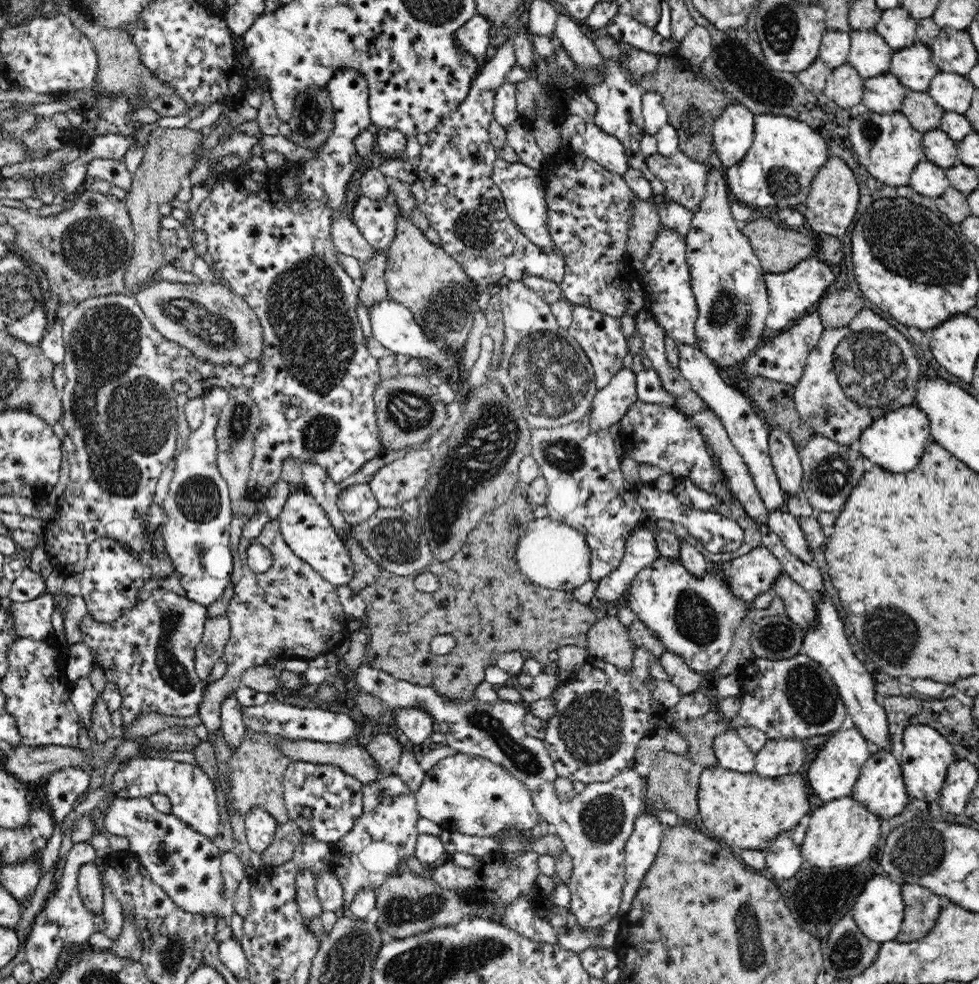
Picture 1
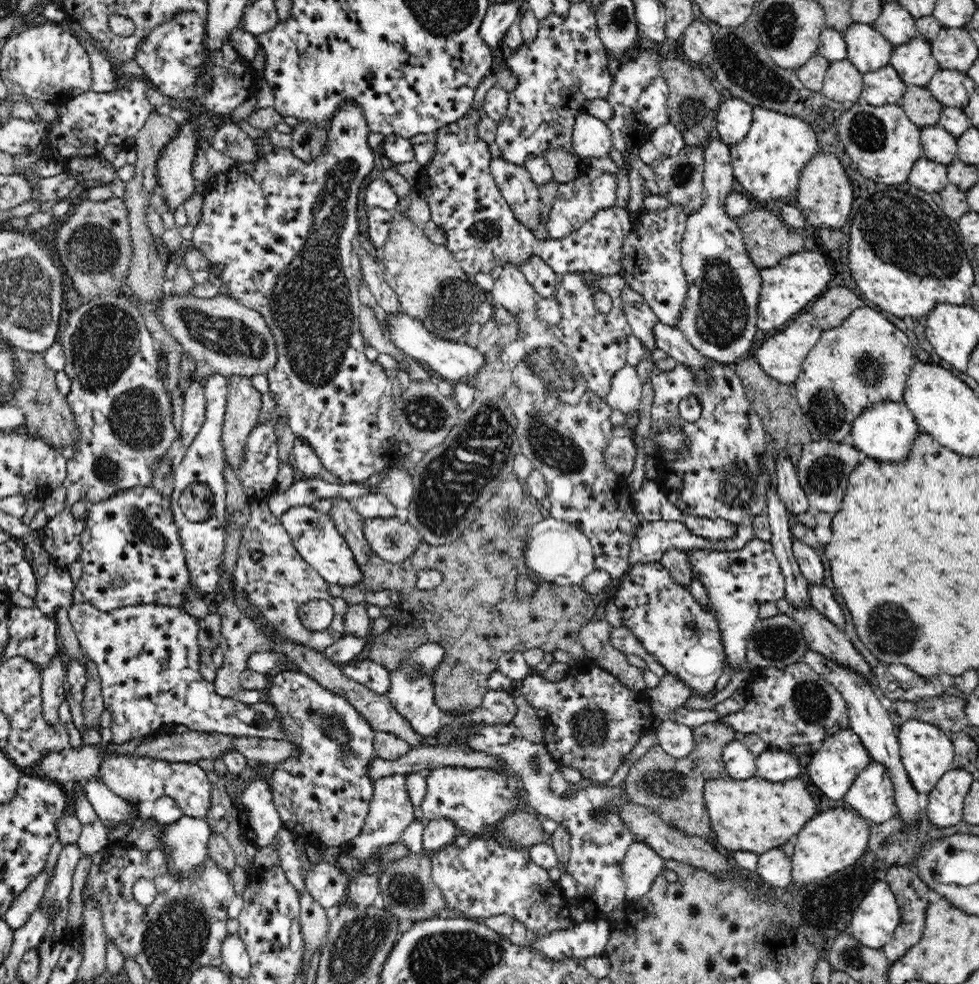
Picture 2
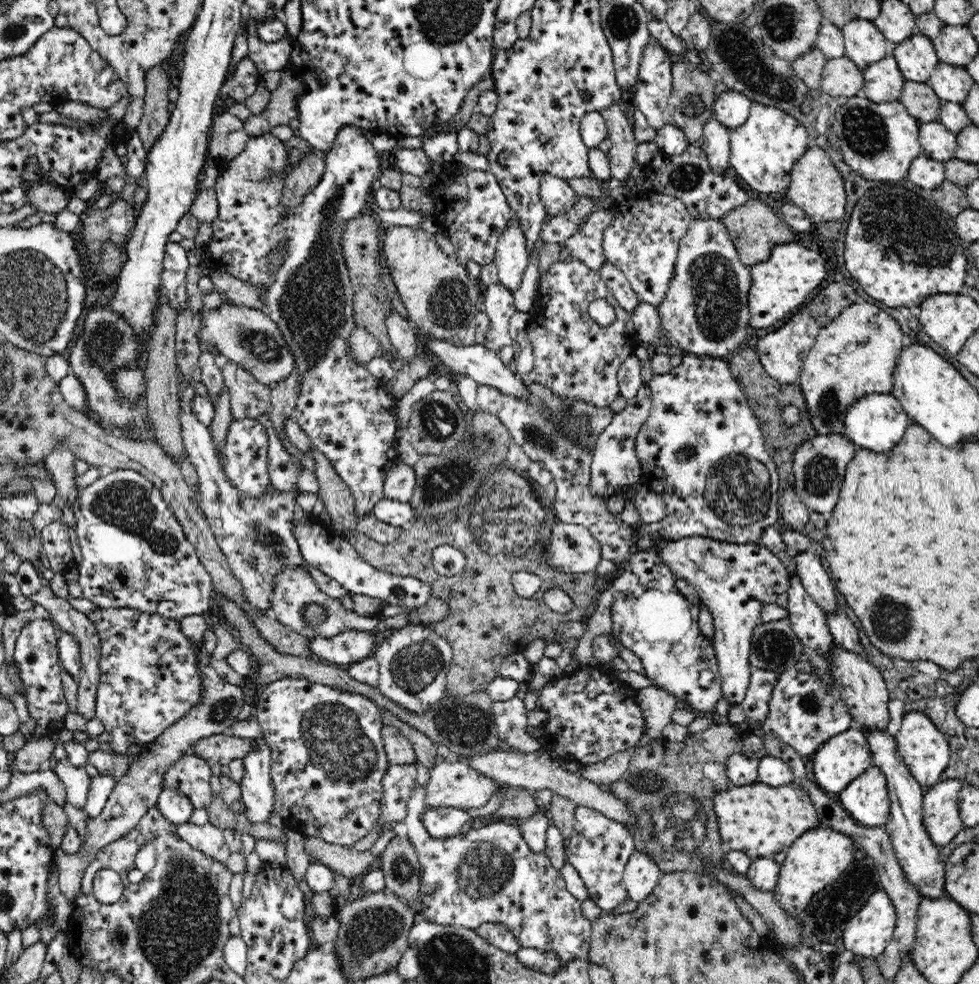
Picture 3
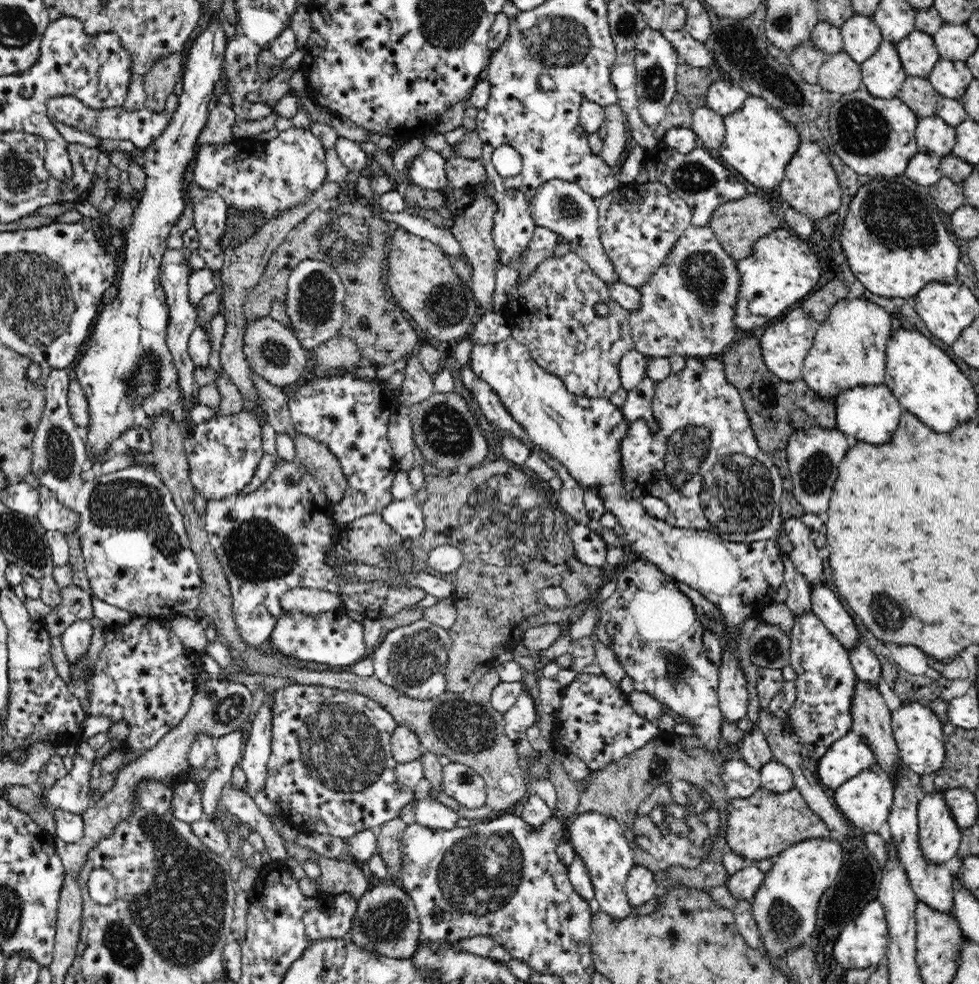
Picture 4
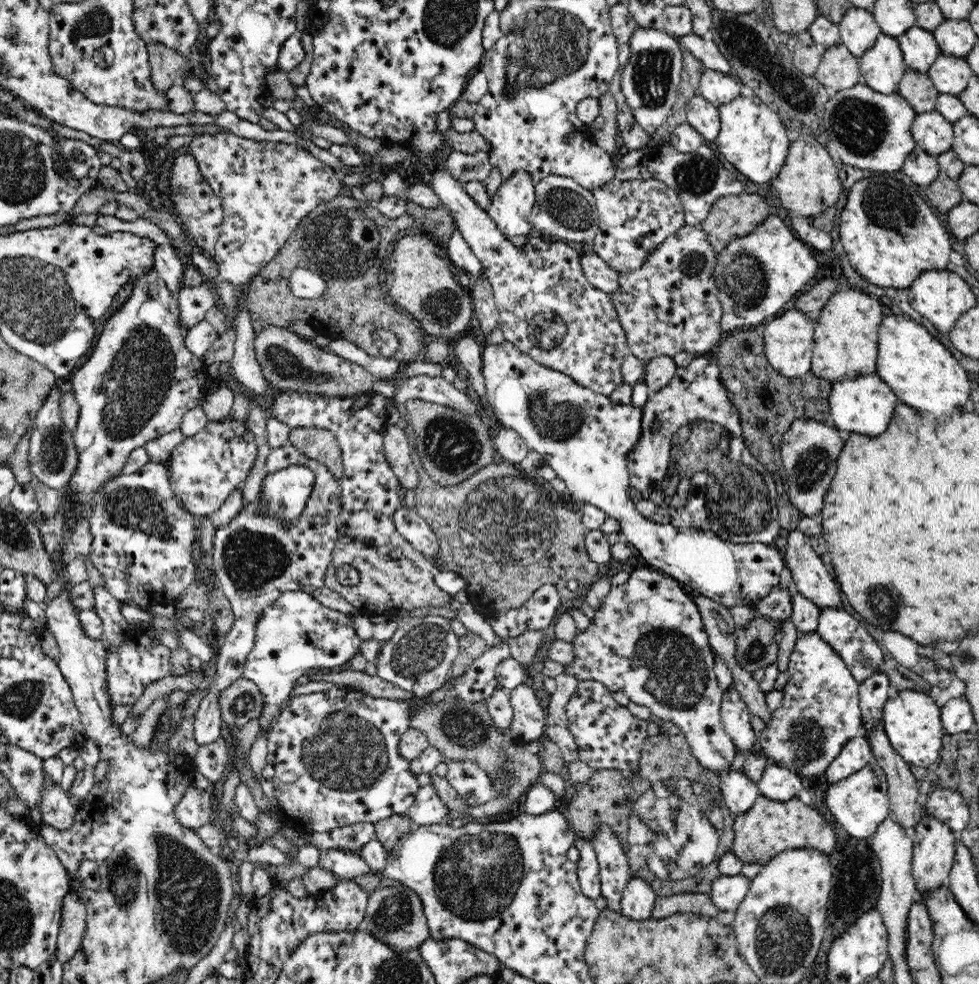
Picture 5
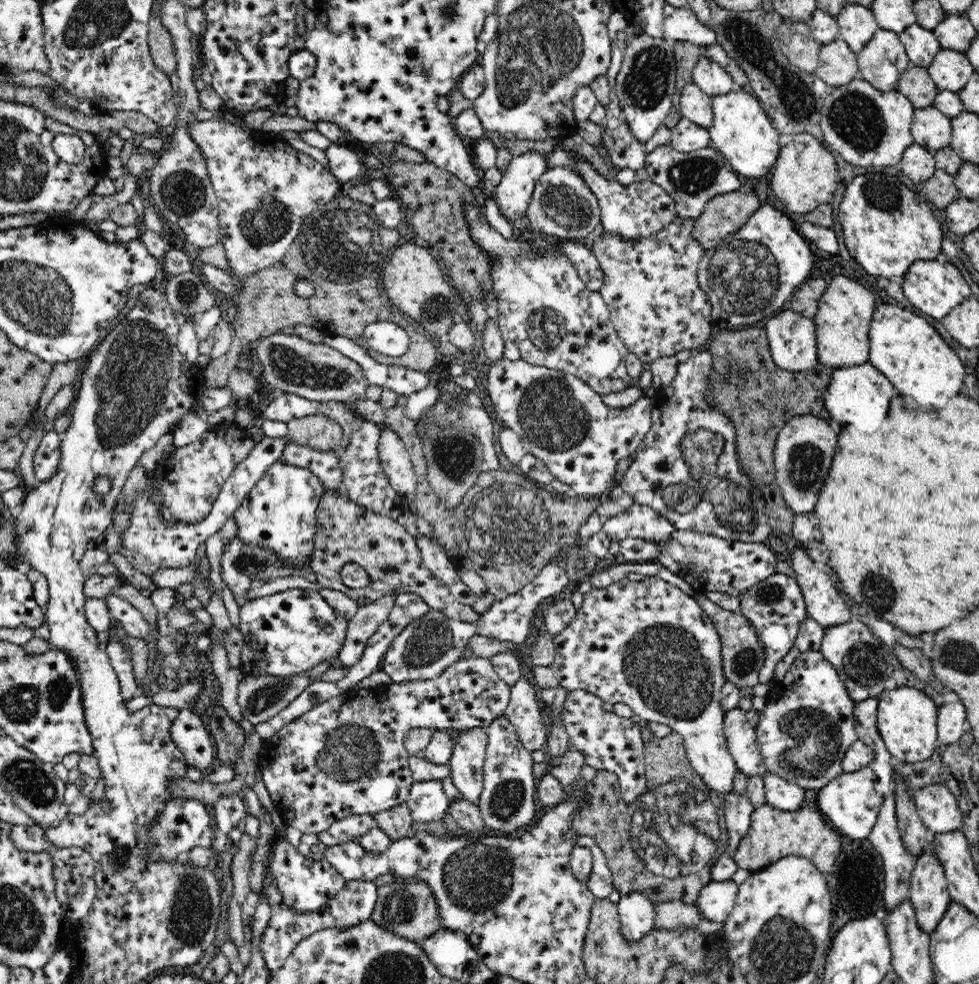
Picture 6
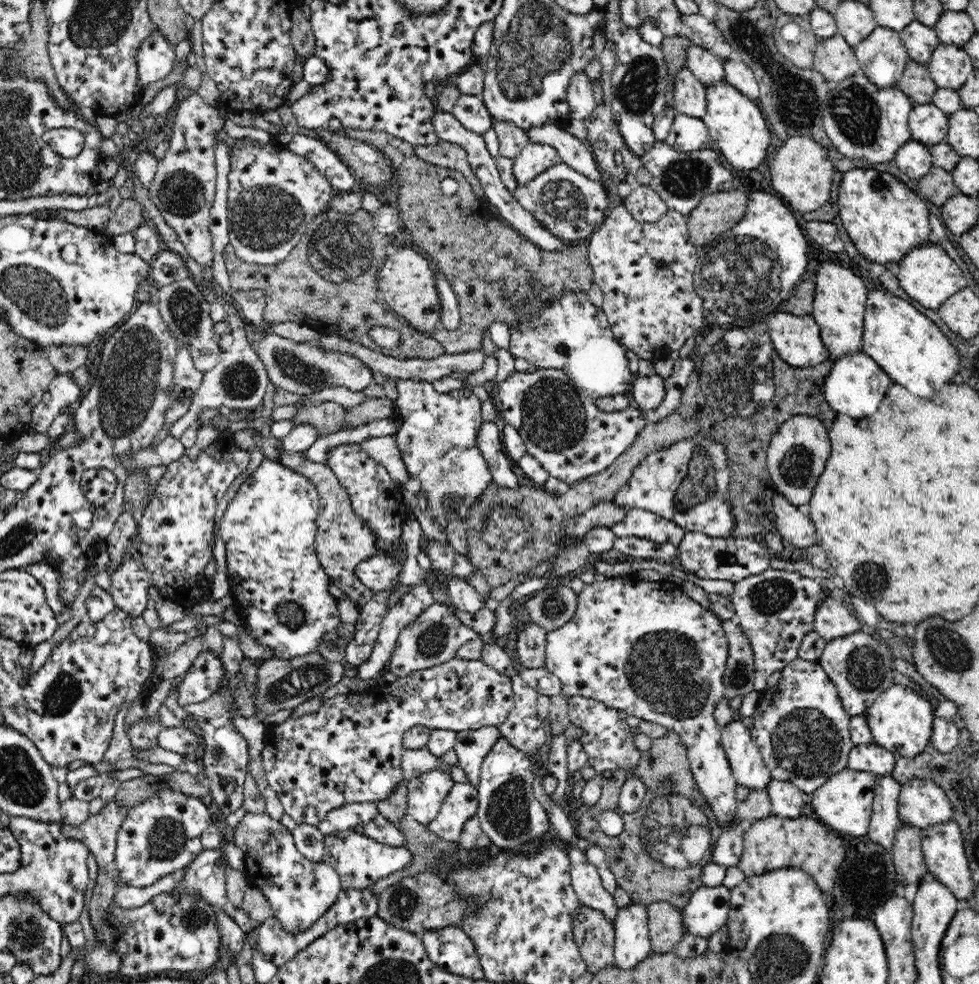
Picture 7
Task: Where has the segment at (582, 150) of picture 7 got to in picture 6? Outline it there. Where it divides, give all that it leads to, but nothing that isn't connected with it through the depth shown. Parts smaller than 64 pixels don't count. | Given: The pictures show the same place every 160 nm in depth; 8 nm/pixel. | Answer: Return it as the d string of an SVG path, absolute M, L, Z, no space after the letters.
M589 162L579 166L579 174L586 181L590 190L596 195L601 211L601 224L604 234L620 235L626 241L640 242L654 234L660 234L666 226L670 226L678 212L675 209L675 200L660 186L650 179L647 181L632 182L624 186L620 182L611 182L598 175L596 169Z

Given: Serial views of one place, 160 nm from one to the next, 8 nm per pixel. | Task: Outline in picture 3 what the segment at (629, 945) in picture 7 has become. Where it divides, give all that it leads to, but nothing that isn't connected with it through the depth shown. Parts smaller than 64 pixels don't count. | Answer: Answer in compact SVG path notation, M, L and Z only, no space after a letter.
M636 850L630 854L623 872L623 883L629 898L638 902L650 896L658 885L660 874L662 871L648 853Z

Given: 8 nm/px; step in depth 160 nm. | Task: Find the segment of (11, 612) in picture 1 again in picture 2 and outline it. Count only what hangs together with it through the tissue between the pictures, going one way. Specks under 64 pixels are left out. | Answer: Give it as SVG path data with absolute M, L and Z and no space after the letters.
M48 564L48 573L44 577L38 577L34 608L38 608L43 615L54 618L62 608L71 606L74 601L74 582L67 570Z

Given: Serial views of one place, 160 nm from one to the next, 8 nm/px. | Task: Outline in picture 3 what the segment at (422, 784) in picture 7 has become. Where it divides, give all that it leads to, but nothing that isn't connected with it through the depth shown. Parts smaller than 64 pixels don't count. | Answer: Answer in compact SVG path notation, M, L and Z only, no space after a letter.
M442 807L425 809L423 823L431 838L435 840L448 840L448 838L454 838L454 835L458 835L460 828L466 822L472 822L473 818L466 811Z

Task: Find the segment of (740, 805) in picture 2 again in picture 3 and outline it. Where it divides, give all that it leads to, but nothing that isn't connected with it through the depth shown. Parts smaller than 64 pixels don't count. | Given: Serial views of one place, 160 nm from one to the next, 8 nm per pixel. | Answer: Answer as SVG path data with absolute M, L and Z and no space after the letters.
M796 780L784 786L762 782L729 785L714 794L713 806L725 848L743 852L753 859L786 851L801 834L819 826L817 810Z

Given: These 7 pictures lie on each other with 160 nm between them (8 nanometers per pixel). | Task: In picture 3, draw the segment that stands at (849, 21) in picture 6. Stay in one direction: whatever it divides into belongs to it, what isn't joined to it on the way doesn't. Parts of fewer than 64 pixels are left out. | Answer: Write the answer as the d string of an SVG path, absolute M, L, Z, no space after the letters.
M855 18L847 22L841 31L845 40L845 55L859 69L881 61L893 50L894 44L872 21Z

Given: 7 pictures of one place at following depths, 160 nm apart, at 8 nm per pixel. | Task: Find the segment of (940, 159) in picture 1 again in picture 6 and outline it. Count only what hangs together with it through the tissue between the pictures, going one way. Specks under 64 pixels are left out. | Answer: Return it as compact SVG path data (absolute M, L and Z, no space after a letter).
M935 107L916 109L911 122L914 143L934 154L950 146L951 119Z

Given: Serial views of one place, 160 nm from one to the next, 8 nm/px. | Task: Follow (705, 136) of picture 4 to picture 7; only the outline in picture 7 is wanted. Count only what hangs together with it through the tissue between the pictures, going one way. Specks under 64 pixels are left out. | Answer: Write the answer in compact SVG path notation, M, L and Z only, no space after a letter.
M684 67L678 71L674 84L676 113L692 118L704 118L707 110L706 87L700 83L692 71Z

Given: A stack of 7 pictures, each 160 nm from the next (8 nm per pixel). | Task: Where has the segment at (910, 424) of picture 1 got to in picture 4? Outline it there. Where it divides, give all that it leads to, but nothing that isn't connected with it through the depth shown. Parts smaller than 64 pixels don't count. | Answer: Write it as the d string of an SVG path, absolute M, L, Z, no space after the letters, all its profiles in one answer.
M884 385L857 386L842 391L835 398L836 428L857 441L871 445L888 442L898 428L903 408L894 393Z

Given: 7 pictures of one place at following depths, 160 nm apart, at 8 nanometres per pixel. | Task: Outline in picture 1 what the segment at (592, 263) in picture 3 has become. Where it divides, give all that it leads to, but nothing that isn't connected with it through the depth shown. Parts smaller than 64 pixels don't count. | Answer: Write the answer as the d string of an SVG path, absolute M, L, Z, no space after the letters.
M508 35L505 42L496 48L492 59L484 61L464 102L428 134L428 141L421 146L420 165L414 172L425 188L425 200L421 209L425 211L430 227L440 235L439 245L460 263L462 270L478 288L489 284L522 281L532 275L560 284L564 276L564 257L561 251L556 246L554 251L543 251L522 234L509 218L502 193L491 177L494 162L499 157L491 144L489 128L495 120L494 100L498 88L505 84L510 72L514 72L517 67L514 37Z

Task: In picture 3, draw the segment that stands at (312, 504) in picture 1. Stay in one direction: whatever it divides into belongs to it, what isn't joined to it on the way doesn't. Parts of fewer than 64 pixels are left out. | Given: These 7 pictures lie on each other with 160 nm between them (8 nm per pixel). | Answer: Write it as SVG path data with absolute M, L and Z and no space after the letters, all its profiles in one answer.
M310 514L306 518L296 520L292 531L303 560L309 566L326 574L331 580L339 582L350 595L378 598L386 607L406 607L408 611L425 606L431 598L428 584L416 578L399 578L394 574L375 570L370 563L361 558L361 554L358 554L354 546L340 532L334 530L332 525L327 524L319 515Z

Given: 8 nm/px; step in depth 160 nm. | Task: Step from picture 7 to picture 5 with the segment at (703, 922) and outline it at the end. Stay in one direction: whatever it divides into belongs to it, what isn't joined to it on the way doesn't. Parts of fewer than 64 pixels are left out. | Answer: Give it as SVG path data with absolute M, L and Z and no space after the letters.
M740 873L736 875L720 875L712 885L713 903L723 910L736 910L745 899L750 886L750 879Z

